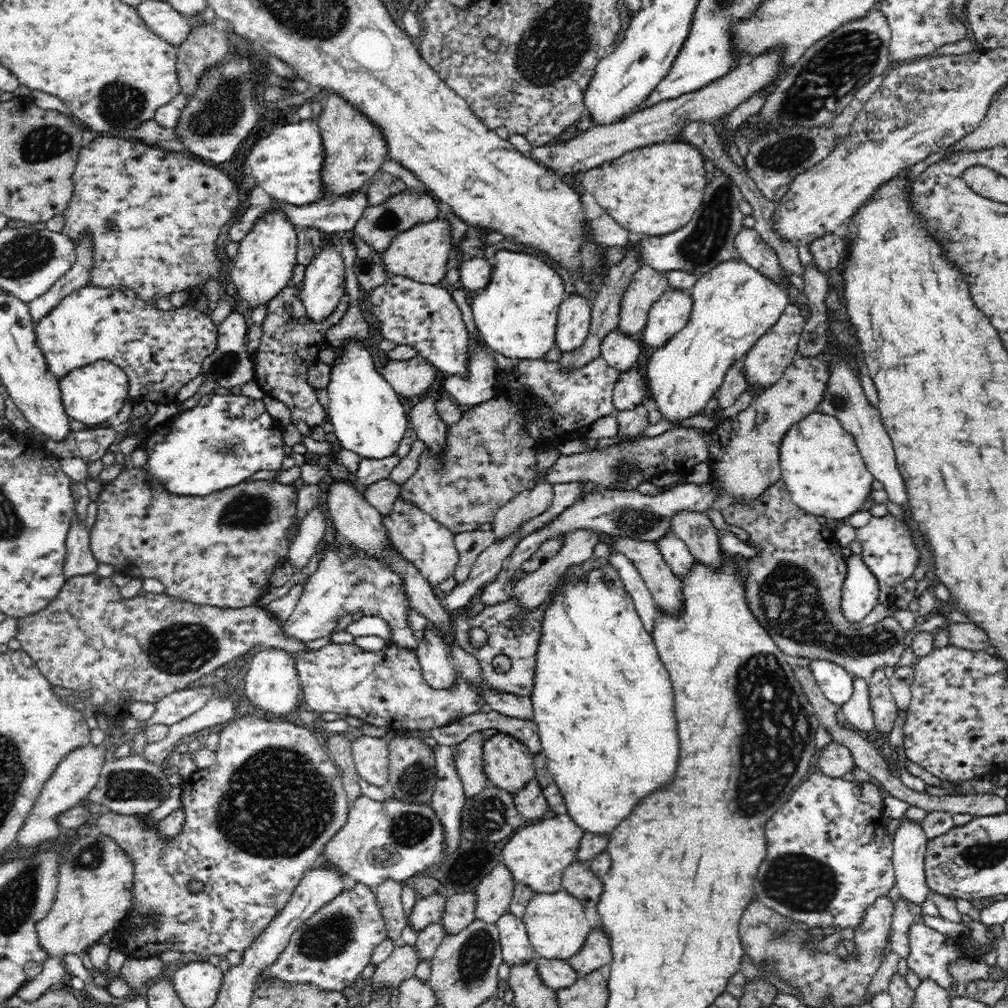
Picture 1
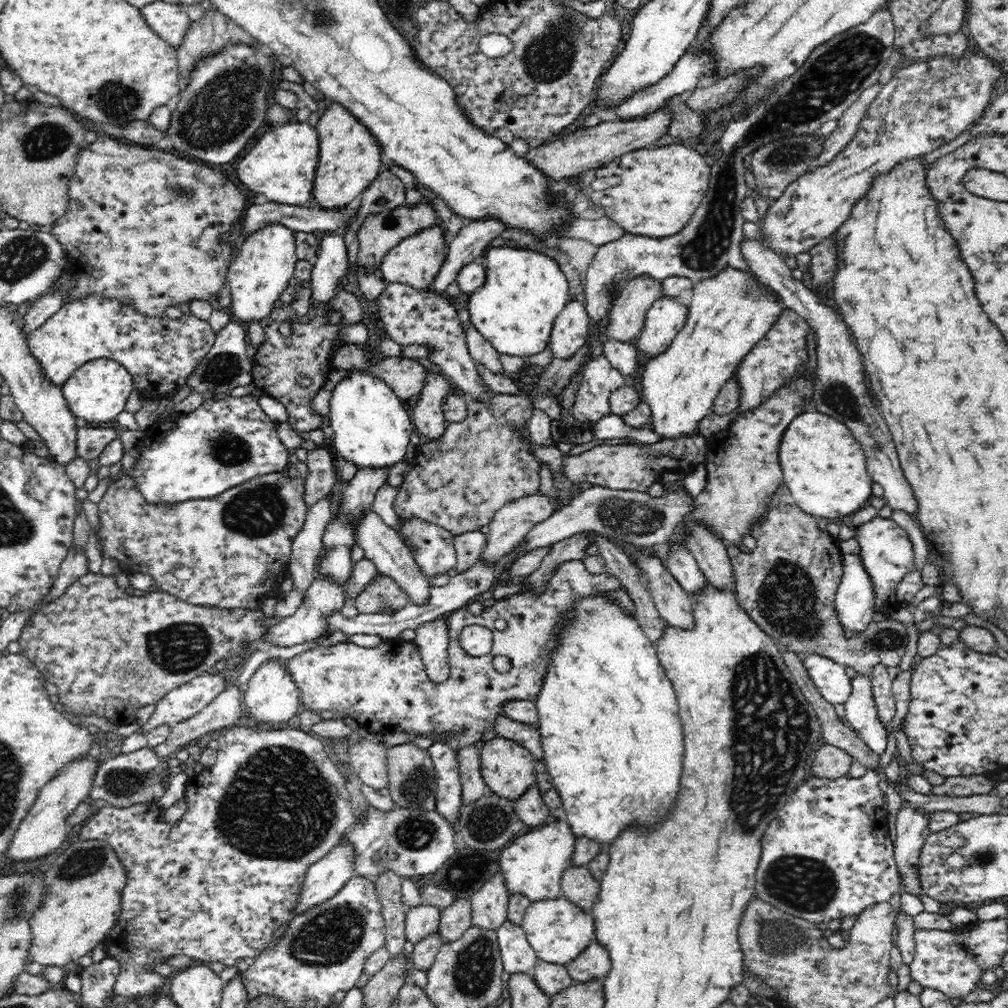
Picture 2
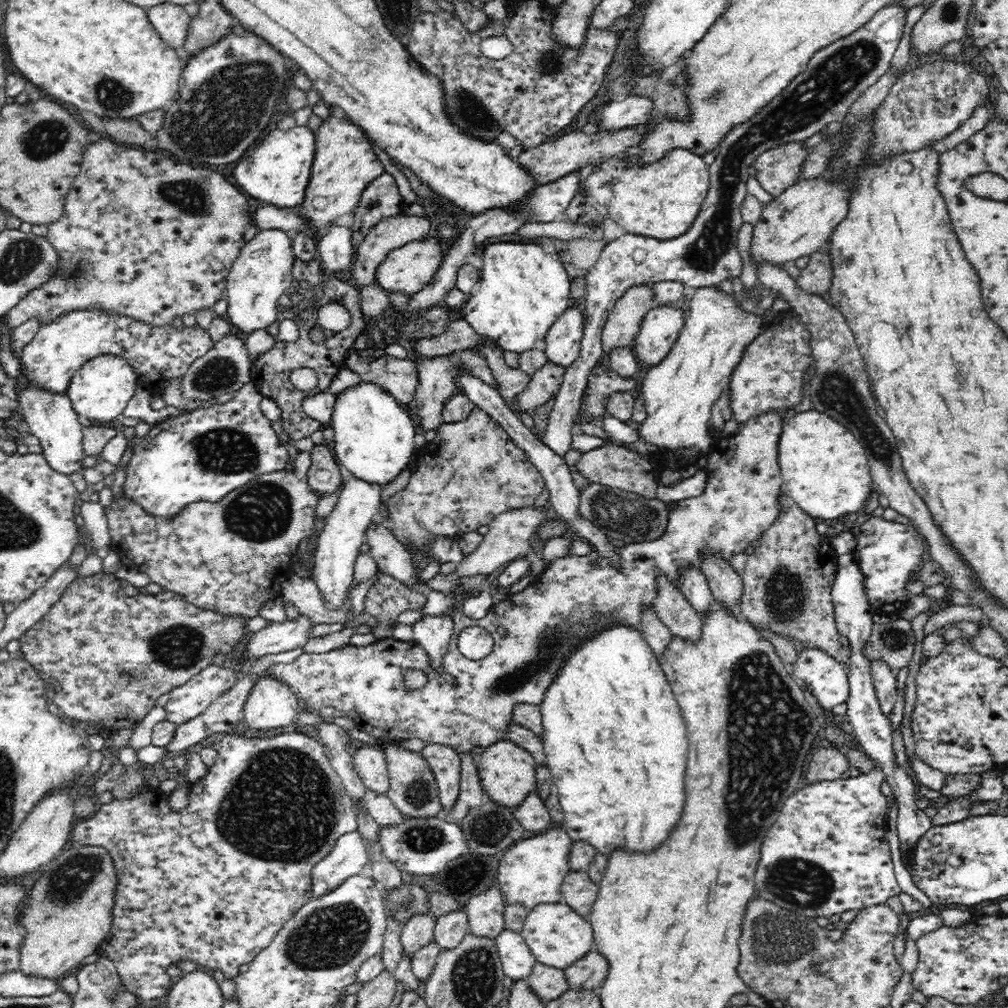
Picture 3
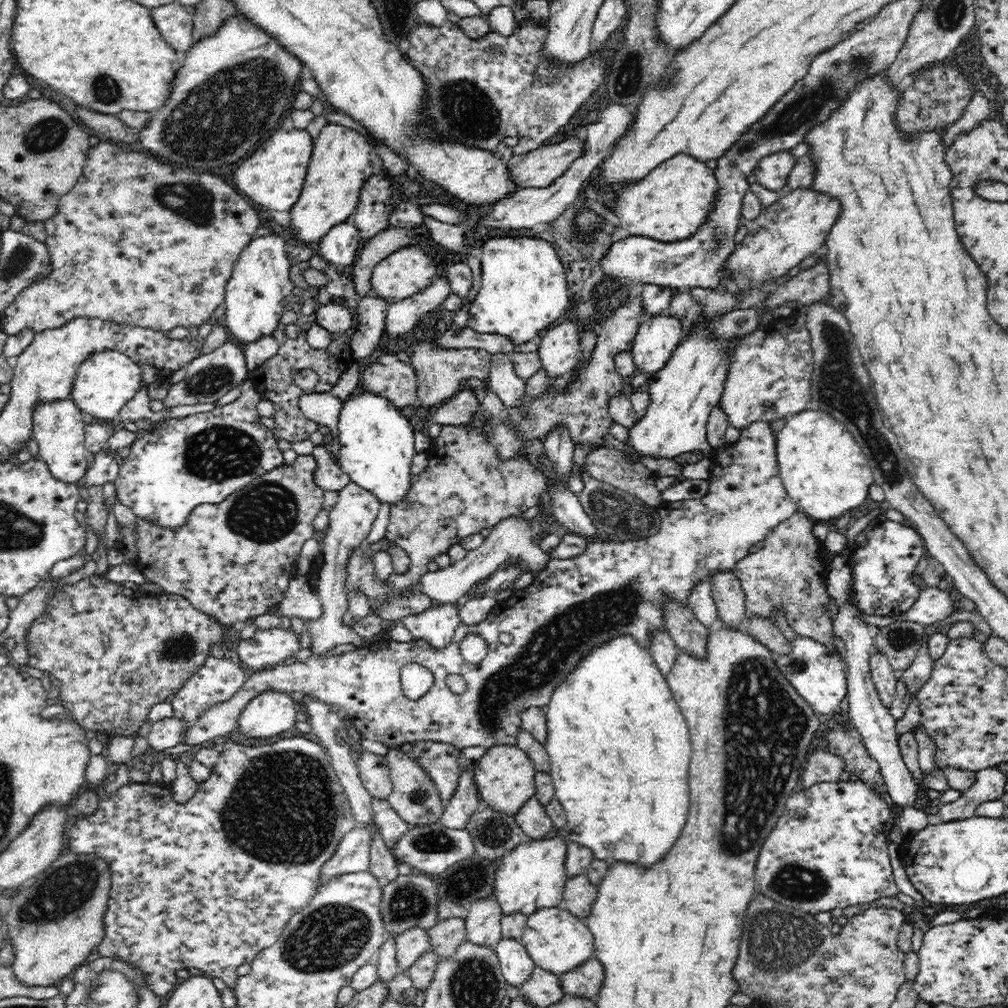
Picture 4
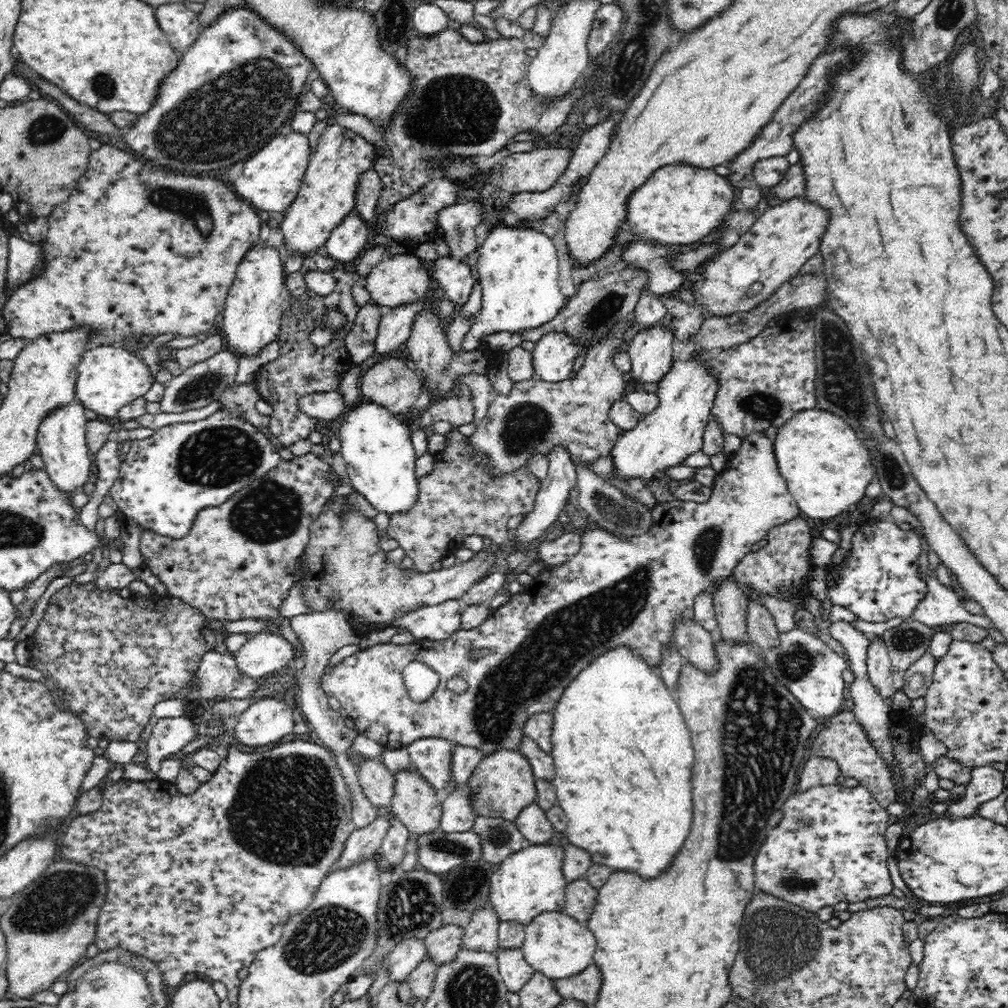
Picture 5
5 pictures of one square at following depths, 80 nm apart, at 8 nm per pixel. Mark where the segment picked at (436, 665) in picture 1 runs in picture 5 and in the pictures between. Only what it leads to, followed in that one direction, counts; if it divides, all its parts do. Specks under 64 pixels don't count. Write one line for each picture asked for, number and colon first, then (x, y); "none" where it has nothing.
2: (432, 639)
3: (433, 633)
4: (436, 626)
5: (438, 622)

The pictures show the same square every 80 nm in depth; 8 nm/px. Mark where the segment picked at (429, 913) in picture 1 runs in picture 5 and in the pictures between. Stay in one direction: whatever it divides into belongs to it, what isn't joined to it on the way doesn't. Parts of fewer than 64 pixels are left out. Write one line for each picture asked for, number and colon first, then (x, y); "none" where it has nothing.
2: (421, 920)
3: (418, 931)
4: (410, 945)
5: (405, 957)

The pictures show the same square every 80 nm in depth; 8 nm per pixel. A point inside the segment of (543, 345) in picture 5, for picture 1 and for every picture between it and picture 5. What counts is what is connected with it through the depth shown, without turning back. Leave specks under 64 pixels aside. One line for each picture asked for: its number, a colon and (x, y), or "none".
1: (574, 316)
2: (570, 330)
3: (563, 341)
4: (559, 351)

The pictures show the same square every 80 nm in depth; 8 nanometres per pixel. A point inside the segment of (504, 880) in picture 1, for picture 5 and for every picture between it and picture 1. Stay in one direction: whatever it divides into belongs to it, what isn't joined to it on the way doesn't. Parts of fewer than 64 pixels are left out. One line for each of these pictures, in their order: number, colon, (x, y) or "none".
2: (489, 905)
3: (485, 912)
4: (483, 922)
5: (482, 931)

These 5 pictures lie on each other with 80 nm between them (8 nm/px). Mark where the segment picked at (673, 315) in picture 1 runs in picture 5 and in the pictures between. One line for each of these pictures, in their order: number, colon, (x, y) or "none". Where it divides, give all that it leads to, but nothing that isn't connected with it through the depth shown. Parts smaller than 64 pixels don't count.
2: (664, 319)
3: (659, 330)
4: (657, 337)
5: (650, 350)

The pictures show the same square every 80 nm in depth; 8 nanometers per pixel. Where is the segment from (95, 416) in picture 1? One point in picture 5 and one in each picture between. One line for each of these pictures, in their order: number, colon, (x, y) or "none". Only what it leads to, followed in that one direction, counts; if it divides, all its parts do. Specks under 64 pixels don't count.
2: (99, 390)
3: (103, 386)
4: (107, 380)
5: (110, 377)

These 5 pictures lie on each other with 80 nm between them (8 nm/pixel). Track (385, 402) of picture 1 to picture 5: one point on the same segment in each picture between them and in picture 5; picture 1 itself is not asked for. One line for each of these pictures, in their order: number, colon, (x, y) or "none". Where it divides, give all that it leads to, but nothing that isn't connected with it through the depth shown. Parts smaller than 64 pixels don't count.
2: (372, 429)
3: (373, 434)
4: (376, 440)
5: (375, 443)

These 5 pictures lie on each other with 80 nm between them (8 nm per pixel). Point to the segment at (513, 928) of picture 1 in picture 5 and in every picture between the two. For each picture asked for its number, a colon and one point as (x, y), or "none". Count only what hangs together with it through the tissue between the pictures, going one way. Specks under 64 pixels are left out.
2: (518, 956)
3: (518, 961)
4: (516, 965)
5: (515, 971)

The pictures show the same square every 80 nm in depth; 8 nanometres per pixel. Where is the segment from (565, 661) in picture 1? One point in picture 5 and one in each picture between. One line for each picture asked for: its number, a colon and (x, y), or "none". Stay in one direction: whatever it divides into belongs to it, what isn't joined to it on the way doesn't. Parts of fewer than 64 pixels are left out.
2: (608, 719)
3: (615, 741)
4: (619, 748)
5: (622, 753)

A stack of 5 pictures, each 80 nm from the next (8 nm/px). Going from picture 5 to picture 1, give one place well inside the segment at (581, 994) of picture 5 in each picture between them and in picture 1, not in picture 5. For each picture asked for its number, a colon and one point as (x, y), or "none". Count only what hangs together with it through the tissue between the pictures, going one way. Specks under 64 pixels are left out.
1: (596, 952)
2: (595, 962)
3: (589, 972)
4: (586, 980)

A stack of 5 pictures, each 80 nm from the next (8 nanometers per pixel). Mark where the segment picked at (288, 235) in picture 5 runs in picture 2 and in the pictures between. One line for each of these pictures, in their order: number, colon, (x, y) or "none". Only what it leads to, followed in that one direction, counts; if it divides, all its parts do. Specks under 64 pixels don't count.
2: (350, 157)
3: (345, 163)
4: (342, 160)

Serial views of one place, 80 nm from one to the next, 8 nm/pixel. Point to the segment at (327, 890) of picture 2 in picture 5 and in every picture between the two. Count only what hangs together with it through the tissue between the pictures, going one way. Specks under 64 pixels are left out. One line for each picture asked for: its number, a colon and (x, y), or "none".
3: (349, 855)
4: (352, 855)
5: (362, 842)

